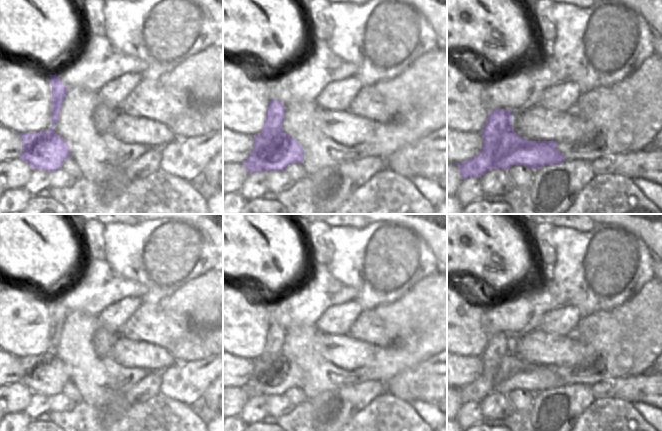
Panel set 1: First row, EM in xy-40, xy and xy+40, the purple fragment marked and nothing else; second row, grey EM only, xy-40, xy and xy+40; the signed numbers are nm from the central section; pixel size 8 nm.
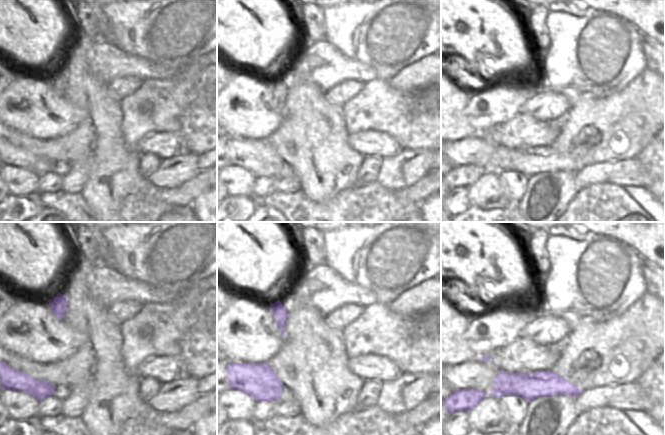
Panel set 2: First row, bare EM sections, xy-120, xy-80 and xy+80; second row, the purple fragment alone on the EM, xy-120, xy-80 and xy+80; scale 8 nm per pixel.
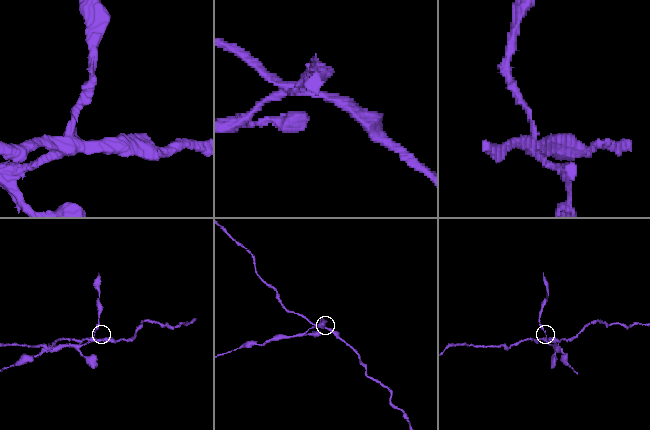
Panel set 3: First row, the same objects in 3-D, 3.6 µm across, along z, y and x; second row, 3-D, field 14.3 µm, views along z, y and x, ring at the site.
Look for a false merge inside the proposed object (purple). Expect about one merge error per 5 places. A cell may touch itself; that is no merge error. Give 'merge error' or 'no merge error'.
merge error

